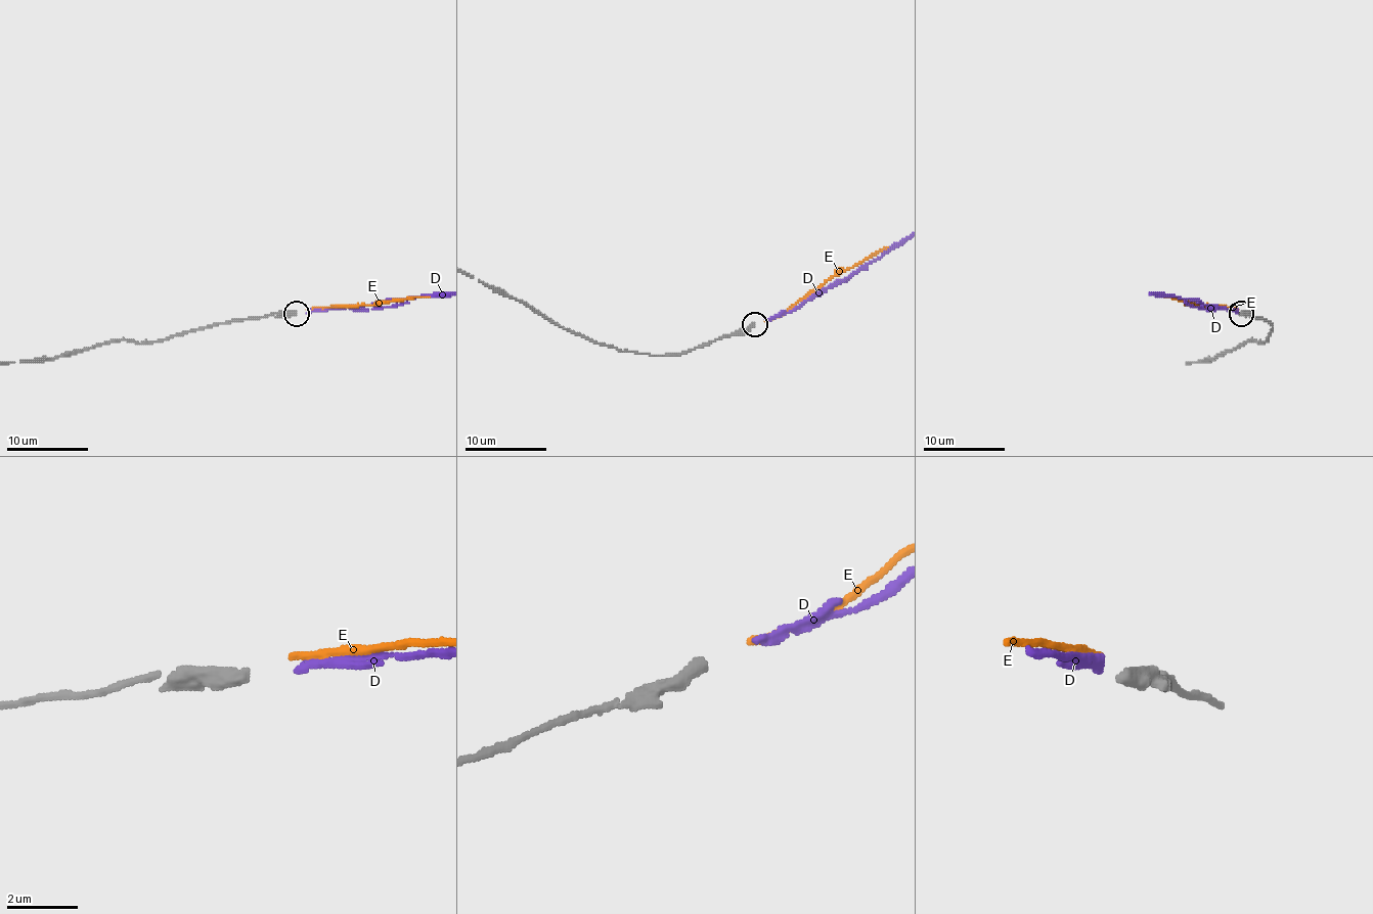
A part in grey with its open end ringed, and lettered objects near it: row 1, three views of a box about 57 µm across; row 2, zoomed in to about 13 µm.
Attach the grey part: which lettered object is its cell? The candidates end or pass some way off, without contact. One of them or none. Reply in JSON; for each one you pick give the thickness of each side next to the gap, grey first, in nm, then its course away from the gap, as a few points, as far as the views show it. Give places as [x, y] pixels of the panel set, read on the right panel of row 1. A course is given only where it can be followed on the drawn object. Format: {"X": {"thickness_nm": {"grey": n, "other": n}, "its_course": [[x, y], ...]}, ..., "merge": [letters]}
{"D": {"thickness_nm": {"grey": 400, "other": 240}}, "merge": ["D"]}

